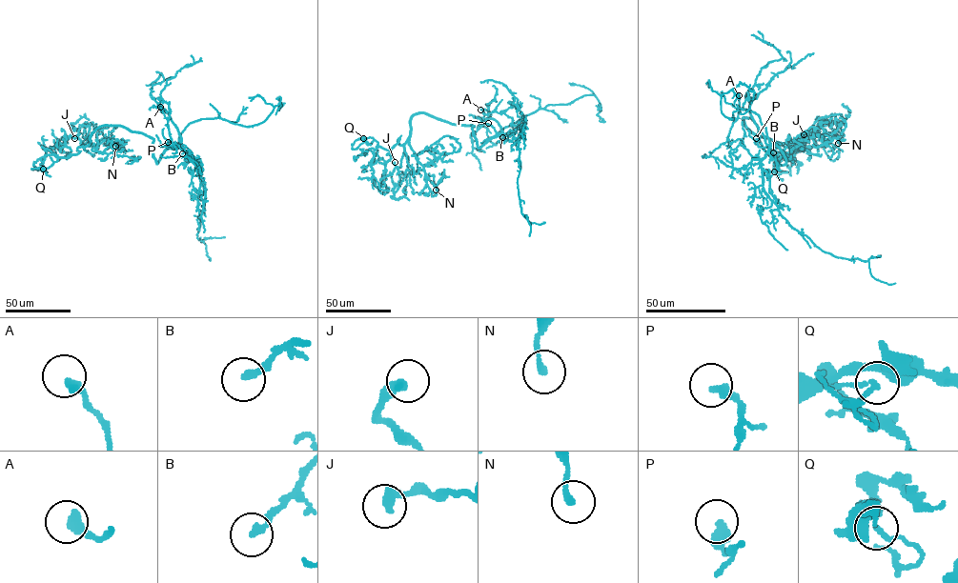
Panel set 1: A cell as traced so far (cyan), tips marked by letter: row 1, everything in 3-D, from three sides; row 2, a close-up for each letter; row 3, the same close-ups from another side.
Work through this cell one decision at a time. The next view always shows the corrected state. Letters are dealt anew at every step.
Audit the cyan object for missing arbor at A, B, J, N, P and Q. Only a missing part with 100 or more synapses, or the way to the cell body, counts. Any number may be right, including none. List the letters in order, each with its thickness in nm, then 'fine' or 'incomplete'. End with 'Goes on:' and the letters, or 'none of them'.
A: calibre 320 nm; fine
B: calibre 240 nm; fine
J: calibre 400 nm; fine
N: calibre 200 nm; fine
P: calibre 360 nm; fine
Q: calibre 160 nm; fine
Goes on: none of them

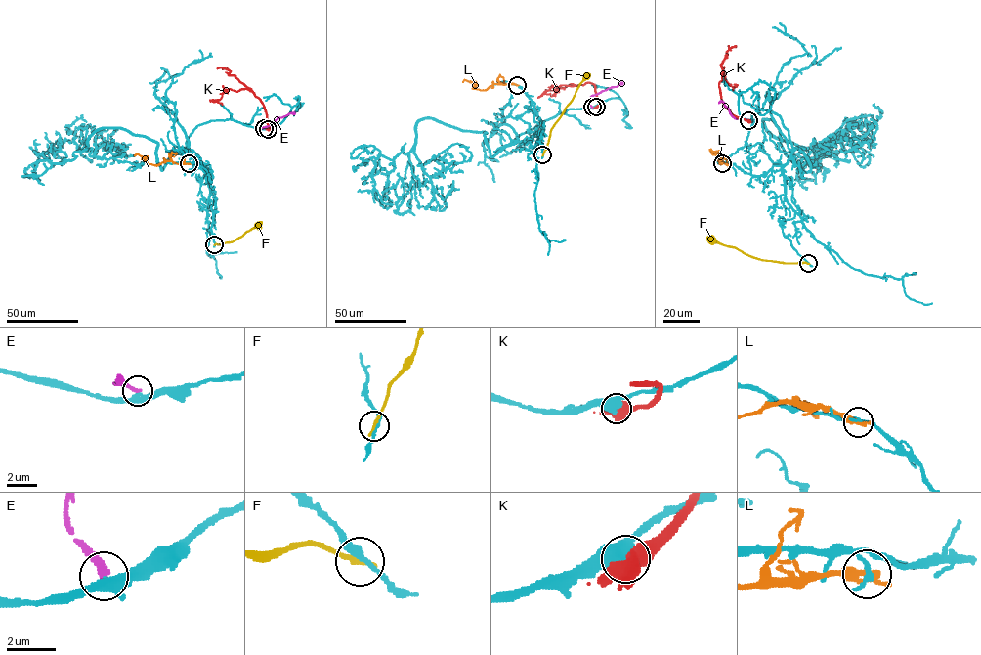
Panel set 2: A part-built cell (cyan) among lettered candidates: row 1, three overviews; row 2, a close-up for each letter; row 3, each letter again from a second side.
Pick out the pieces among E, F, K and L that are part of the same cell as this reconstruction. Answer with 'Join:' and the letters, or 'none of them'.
Join: none of them

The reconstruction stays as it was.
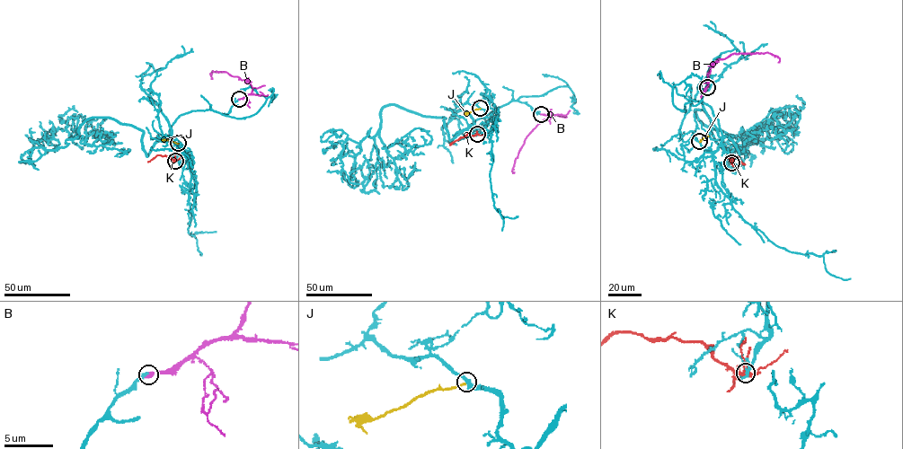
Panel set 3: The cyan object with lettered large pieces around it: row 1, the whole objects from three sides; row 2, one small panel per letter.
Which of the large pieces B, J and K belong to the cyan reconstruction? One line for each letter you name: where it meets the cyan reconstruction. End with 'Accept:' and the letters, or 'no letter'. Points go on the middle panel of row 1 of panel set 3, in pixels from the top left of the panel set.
B: contact (541, 114)
Accept: B

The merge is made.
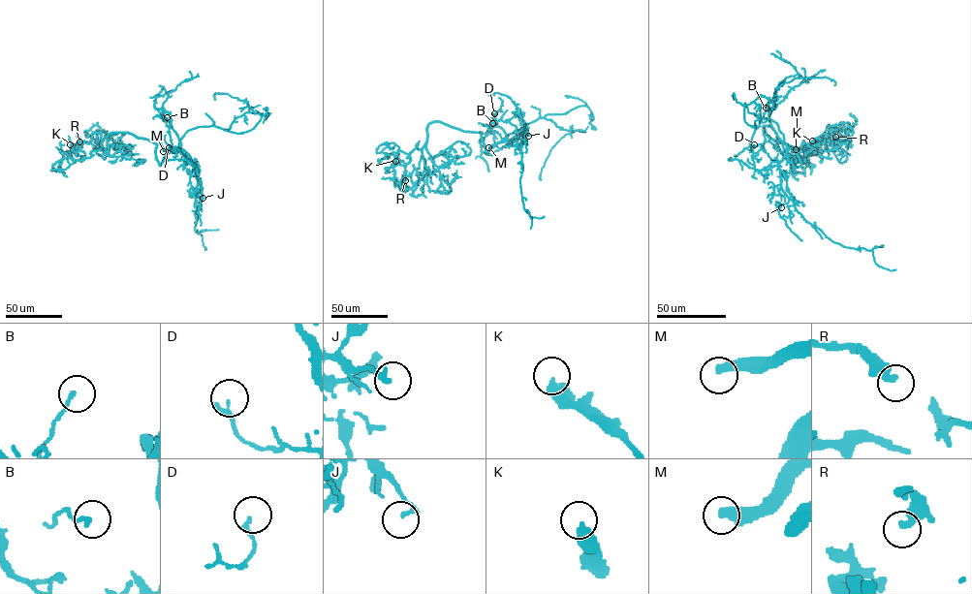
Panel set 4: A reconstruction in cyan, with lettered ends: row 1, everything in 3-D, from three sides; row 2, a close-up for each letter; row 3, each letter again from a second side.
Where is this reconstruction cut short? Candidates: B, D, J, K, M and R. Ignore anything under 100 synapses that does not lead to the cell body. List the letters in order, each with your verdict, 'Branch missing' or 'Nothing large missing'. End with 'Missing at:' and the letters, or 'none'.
B: Nothing large missing
D: Nothing large missing
J: Nothing large missing
K: Nothing large missing
M: Branch missing
R: Nothing large missing
Missing at: M

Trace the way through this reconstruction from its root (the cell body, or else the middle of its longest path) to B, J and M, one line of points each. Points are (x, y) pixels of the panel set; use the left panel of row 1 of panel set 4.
B: (159, 165), (170, 151), (181, 151), (181, 142), (170, 122), (164, 118), (167, 117)
J: (159, 165), (170, 151), (183, 153), (195, 164), (196, 191), (203, 198)
M: (159, 165), (170, 151), (163, 151)

